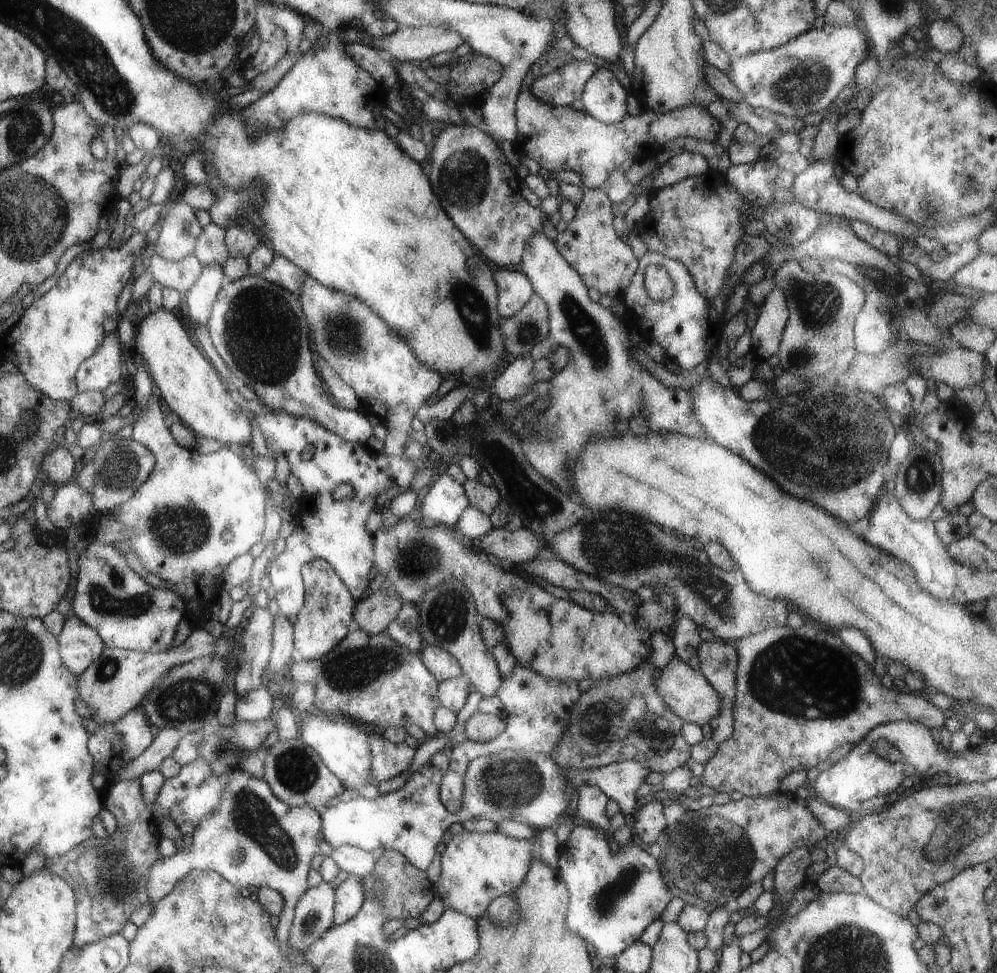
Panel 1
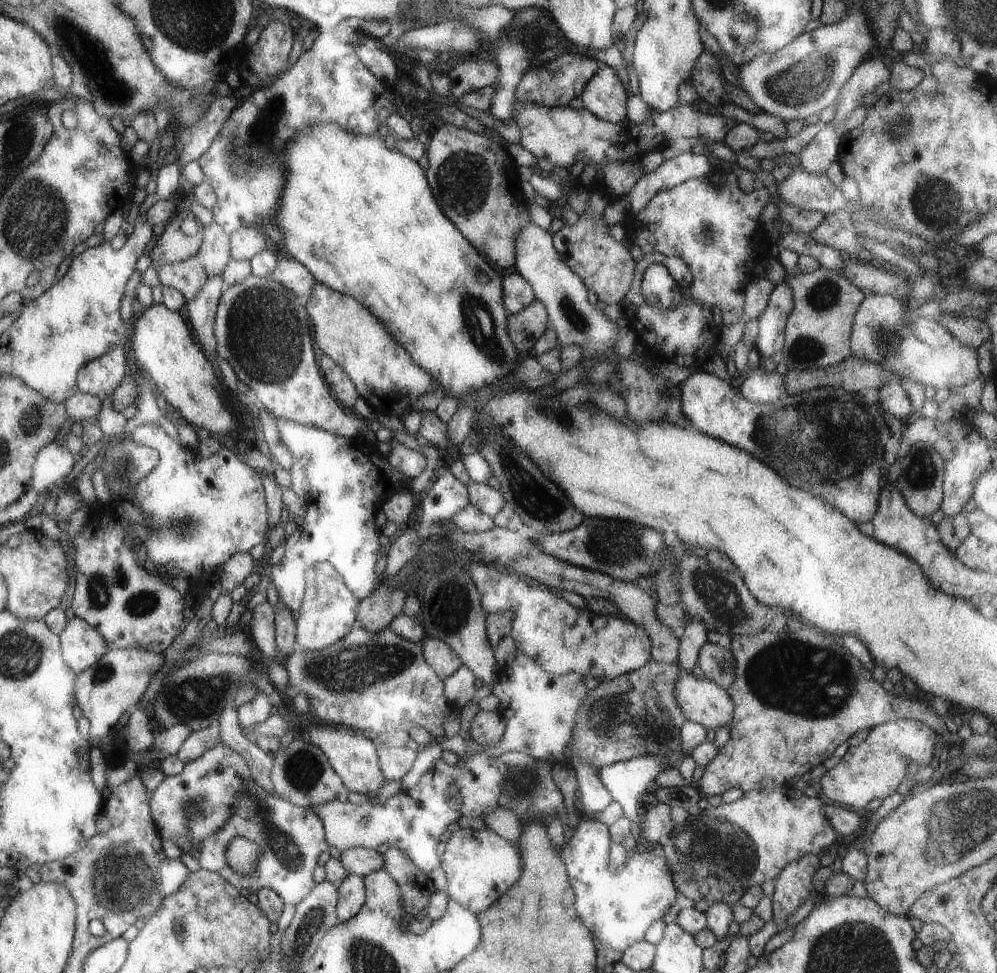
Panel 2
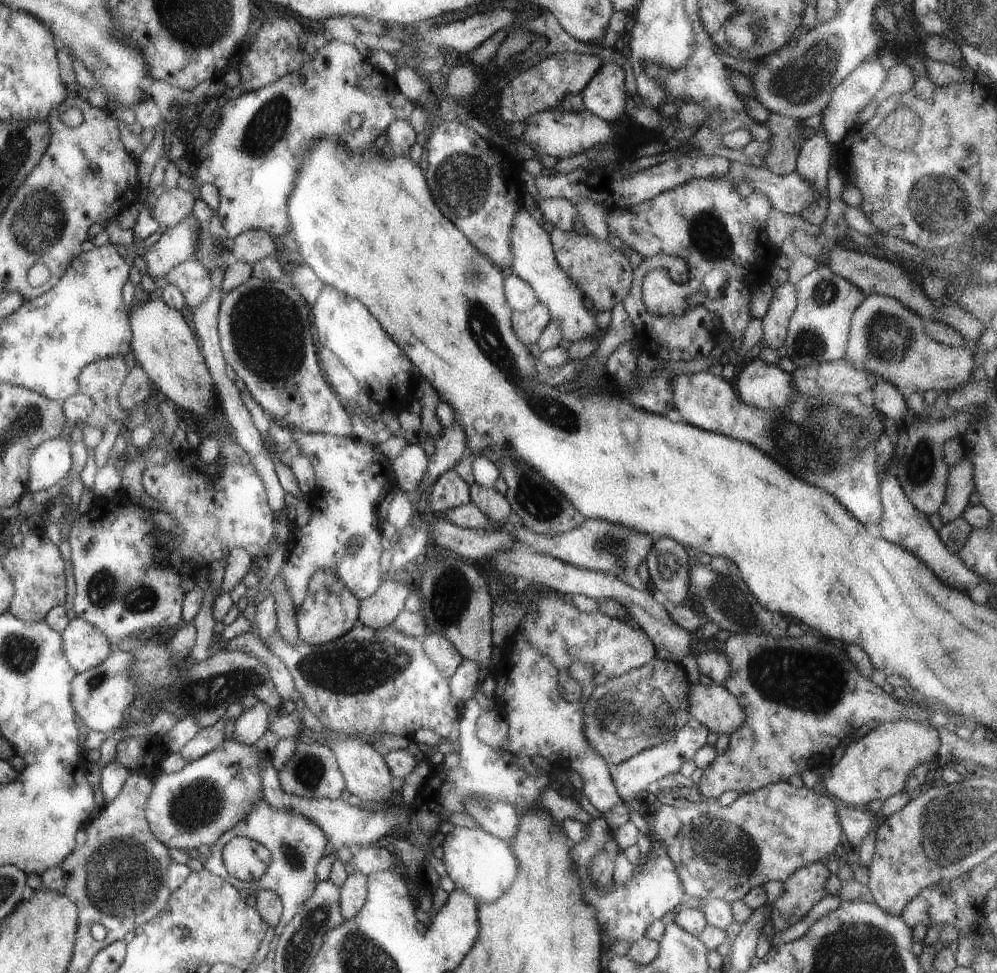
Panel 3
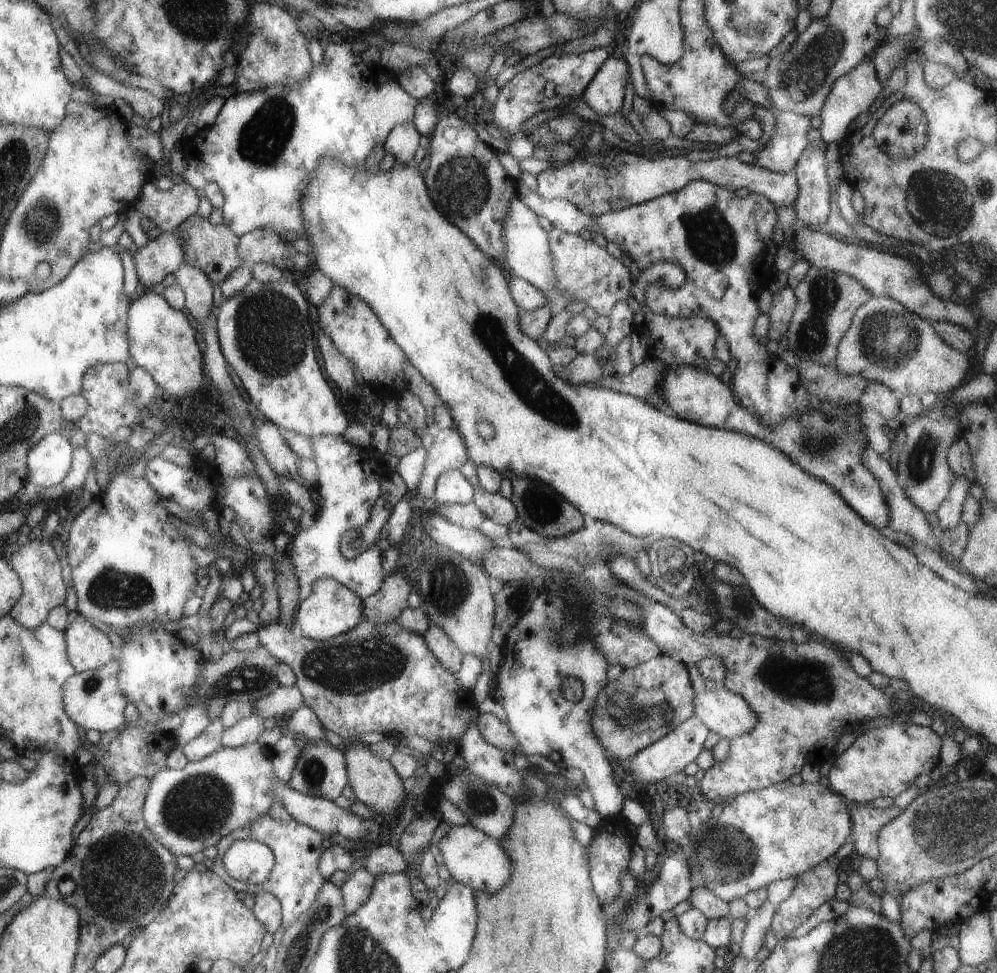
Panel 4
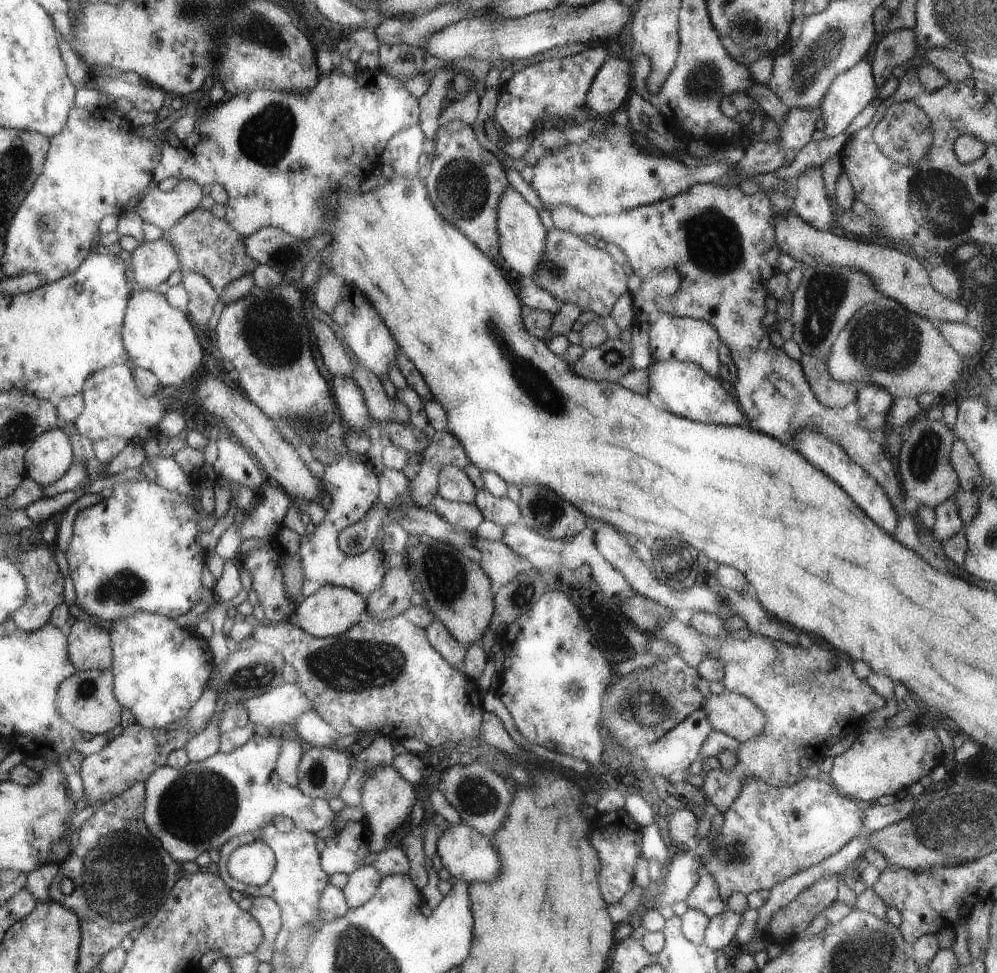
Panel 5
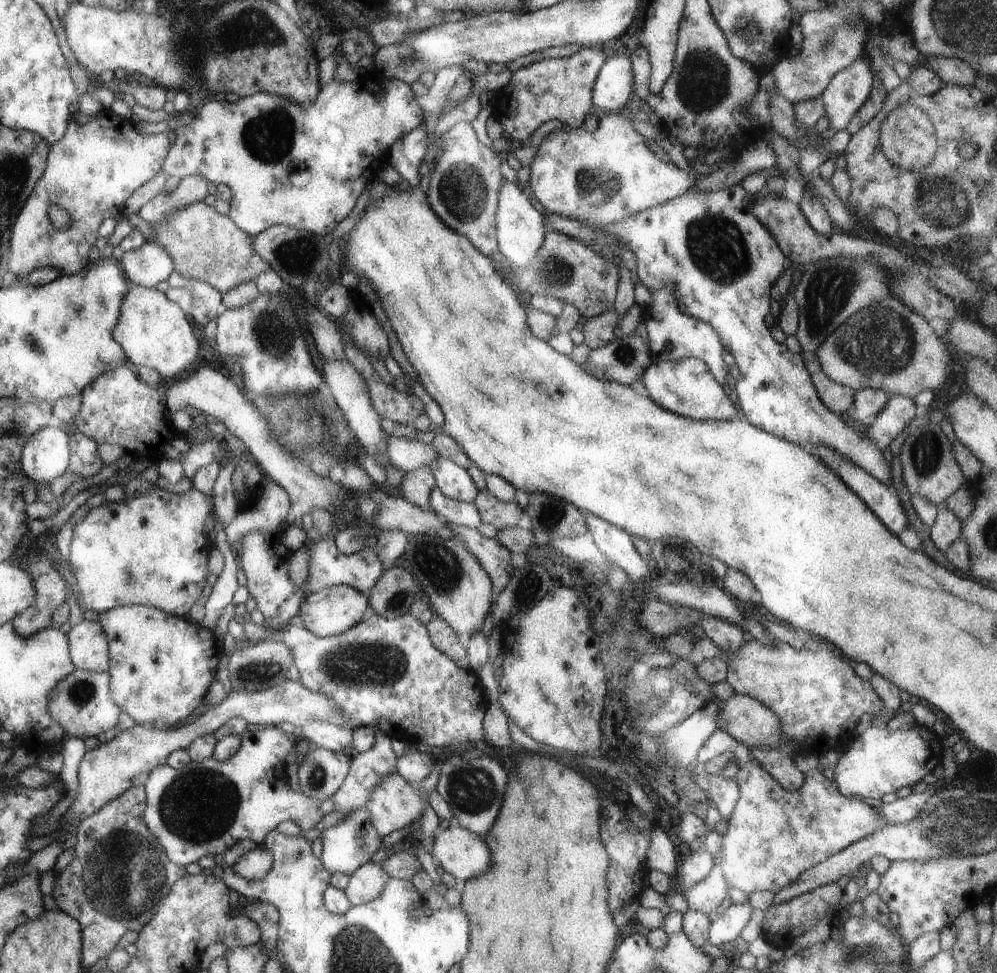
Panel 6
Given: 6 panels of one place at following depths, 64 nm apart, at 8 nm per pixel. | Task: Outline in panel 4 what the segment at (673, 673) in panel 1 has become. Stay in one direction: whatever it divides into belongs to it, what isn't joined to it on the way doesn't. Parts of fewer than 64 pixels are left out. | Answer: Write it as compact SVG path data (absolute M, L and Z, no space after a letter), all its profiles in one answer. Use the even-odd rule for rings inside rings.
M722 685L717 690L694 693L693 704L692 714L721 739L747 734L758 721L750 703Z

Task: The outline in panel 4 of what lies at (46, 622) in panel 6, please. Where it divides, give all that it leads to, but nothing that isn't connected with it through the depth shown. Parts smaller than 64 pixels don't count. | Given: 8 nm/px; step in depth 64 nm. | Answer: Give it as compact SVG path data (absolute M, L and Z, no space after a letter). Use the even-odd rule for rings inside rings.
M44 538L42 540L28 540L11 553L6 561L11 570L14 570L20 578L20 585L22 586L22 593L9 610L8 615L21 626L34 629L45 620L47 613L52 608L61 605L64 601L66 592L65 584L63 584L60 575L59 559L53 551L51 540Z

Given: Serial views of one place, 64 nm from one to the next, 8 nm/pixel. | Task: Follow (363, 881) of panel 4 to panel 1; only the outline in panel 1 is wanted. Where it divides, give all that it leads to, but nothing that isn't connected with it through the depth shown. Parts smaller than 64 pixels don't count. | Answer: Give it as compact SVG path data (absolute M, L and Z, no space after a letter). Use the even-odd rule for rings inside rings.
M347 875L334 888L332 921L335 925L349 920L362 907L364 892L358 880L356 876Z

